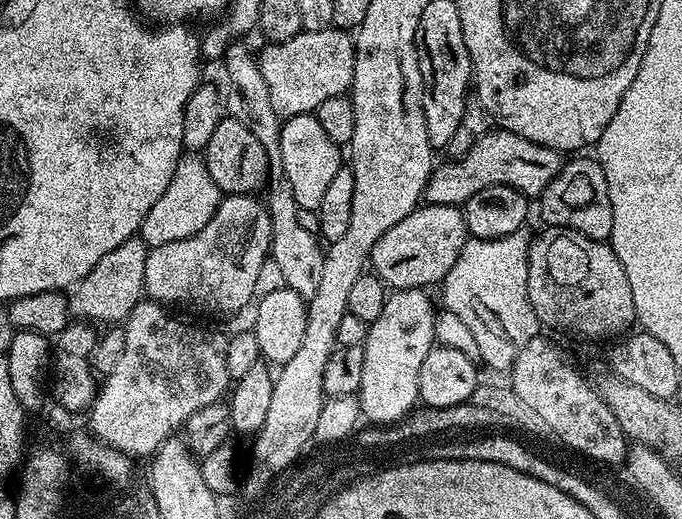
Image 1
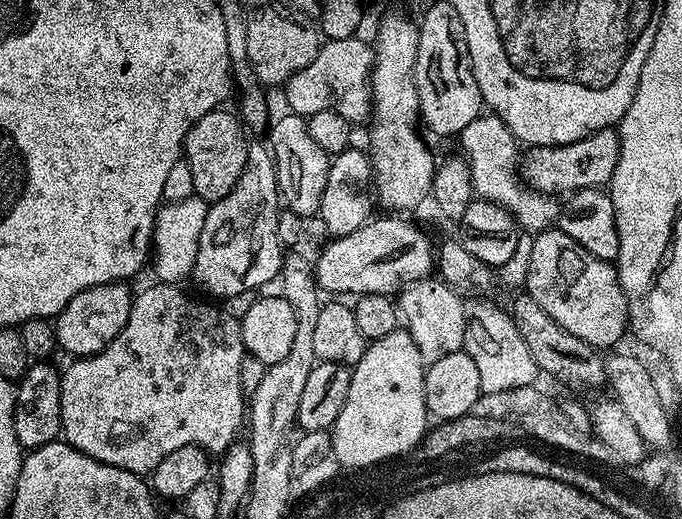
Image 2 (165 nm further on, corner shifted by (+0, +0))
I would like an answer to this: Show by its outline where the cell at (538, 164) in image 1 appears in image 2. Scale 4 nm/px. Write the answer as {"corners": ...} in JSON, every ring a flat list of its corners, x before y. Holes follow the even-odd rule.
{"corners":[[615,127,603,128,600,132,578,142,555,144,553,148,529,147,522,156,522,176,529,188,545,194,571,194,577,188,604,188,618,166,620,133]]}

